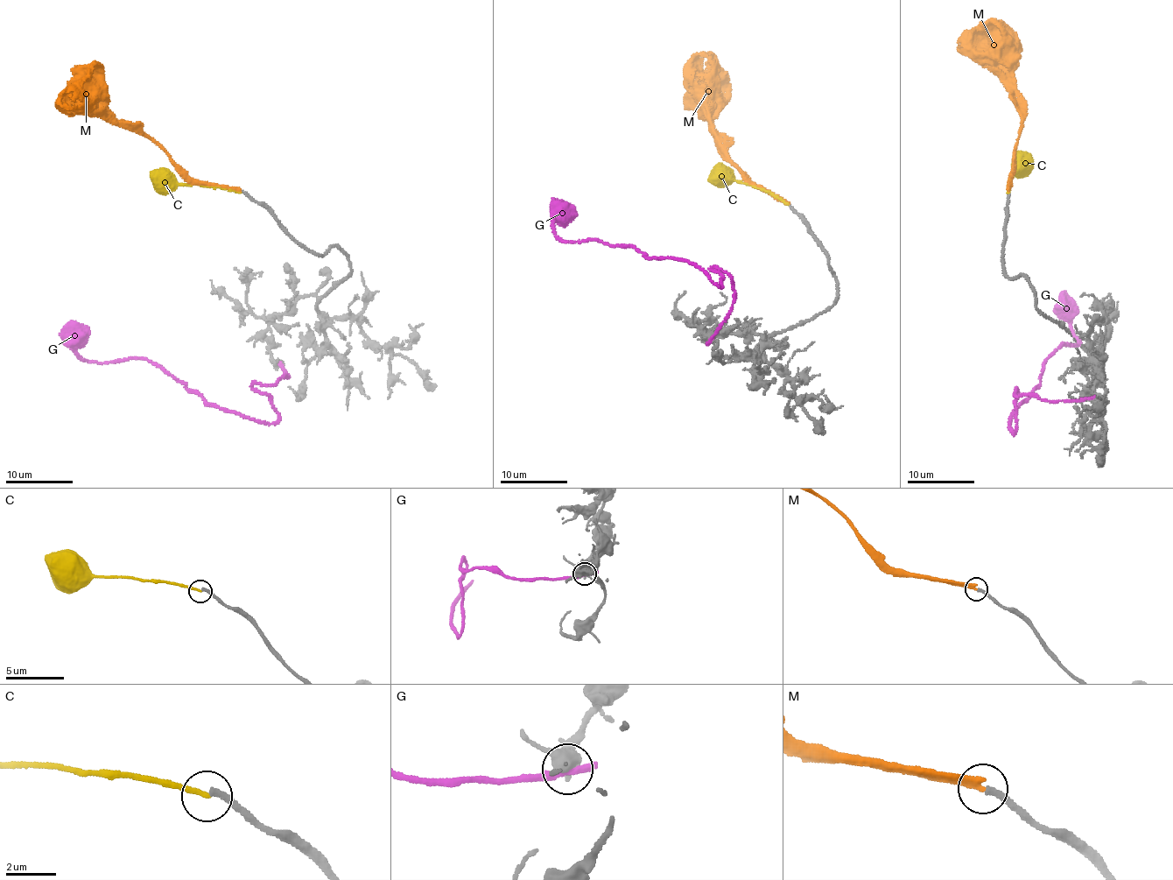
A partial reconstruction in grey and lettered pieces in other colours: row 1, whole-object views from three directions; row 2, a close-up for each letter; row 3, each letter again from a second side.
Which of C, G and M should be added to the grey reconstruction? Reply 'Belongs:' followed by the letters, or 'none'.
Belongs: none

